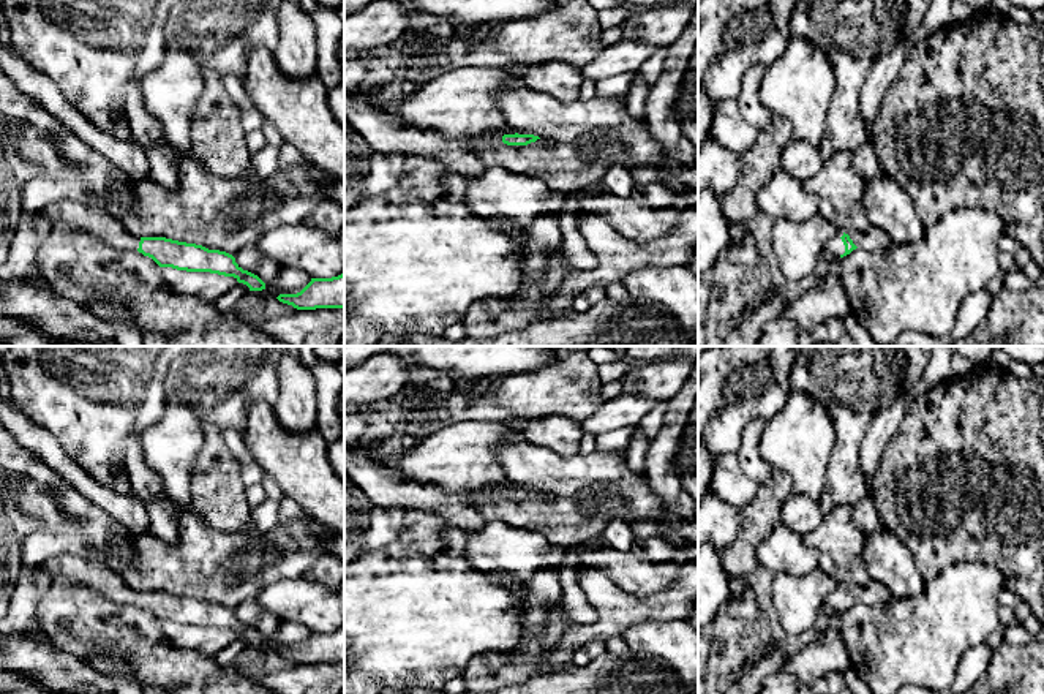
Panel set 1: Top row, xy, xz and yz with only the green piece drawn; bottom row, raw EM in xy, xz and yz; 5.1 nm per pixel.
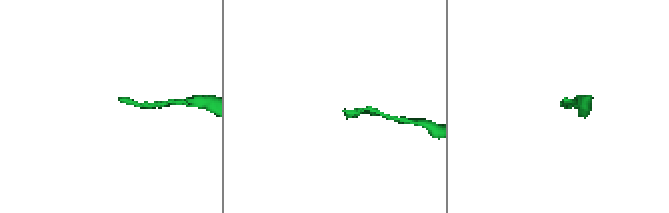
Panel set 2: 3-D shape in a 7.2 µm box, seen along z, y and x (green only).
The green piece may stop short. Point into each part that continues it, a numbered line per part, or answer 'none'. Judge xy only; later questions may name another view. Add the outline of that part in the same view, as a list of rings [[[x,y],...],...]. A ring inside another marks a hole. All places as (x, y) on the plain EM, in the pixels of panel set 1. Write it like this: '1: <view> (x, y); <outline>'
1: xy (97, 576); [[[62,553],[44,563],[44,571],[52,577],[81,582],[84,587],[120,604],[137,605],[141,591],[128,585],[104,563],[74,553]]]

